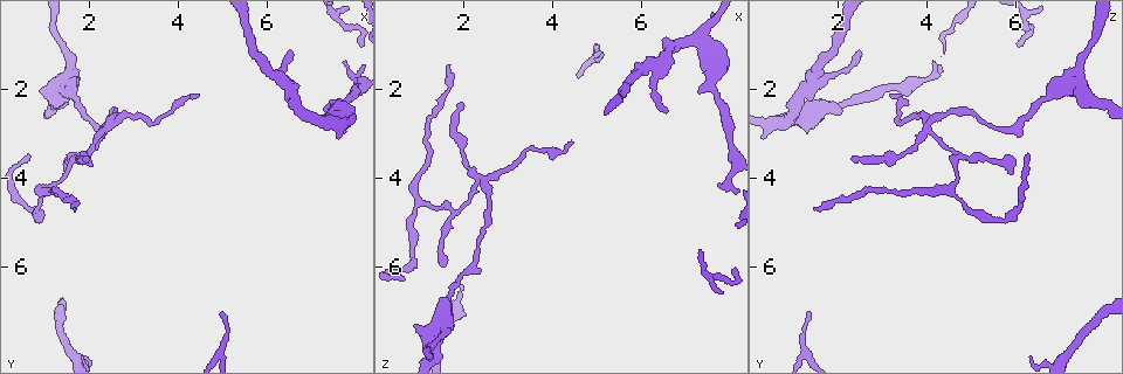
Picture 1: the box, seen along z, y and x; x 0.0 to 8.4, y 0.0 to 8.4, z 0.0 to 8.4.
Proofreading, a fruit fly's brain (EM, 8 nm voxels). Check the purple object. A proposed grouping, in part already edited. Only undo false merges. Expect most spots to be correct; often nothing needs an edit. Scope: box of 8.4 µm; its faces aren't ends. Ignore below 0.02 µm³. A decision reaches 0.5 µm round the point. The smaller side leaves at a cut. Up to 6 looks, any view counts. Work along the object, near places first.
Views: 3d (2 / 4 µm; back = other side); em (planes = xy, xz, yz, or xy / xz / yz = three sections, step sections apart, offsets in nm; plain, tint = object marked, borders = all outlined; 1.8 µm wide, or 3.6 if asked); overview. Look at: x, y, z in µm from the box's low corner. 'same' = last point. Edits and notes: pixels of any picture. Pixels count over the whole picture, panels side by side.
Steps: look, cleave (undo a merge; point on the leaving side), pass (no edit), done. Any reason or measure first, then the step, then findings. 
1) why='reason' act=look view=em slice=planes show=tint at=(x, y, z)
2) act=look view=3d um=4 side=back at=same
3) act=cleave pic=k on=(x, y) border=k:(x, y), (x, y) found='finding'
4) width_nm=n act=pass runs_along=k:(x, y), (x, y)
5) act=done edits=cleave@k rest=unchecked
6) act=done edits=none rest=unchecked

why='sharp bend' act=look view=3d um=4 at=(0.85, 4.95, 5.60)

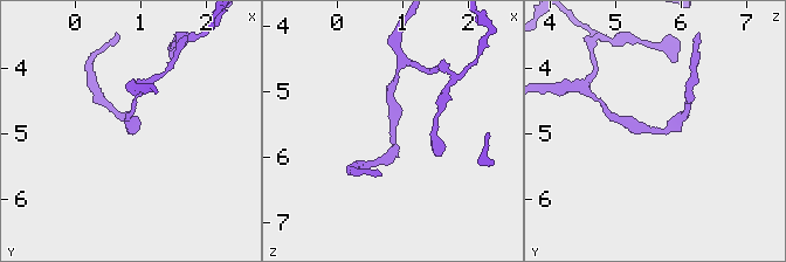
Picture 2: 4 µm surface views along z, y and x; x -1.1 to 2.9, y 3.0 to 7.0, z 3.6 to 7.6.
why='need the tissue' act=look view=em slice=planes show=tint at=(0.85, 4.90, 5.65)

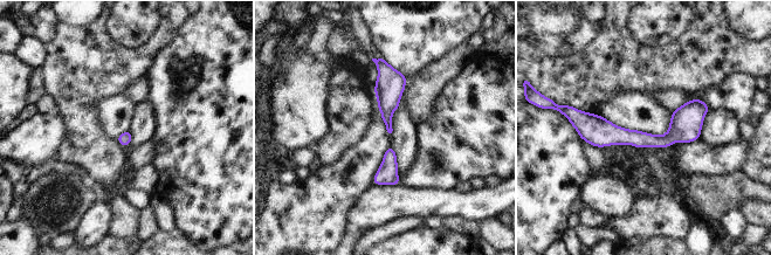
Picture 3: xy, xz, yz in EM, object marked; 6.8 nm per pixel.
width_nm=90 act=pass runs_along=3:(704, 108), (666, 140), (577, 125) found='one cell here'

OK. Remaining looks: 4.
why='three-way junction' act=look view=3d um=2 at=(1.55, 1.90, 7.30)

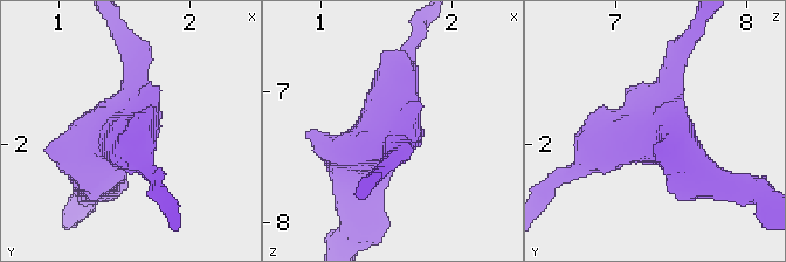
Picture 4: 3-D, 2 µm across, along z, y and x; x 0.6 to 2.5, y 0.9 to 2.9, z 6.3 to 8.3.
act=look view=em slice=xz step=4 show=tint at=(1.50, 1.94, 7.26)

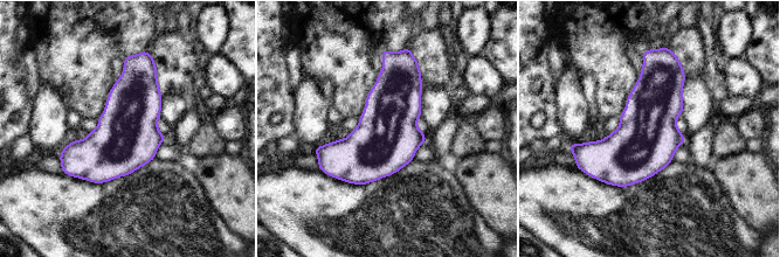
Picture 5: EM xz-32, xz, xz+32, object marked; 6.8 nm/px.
why='another direction' act=look view=em slice=planes show=borders at=same

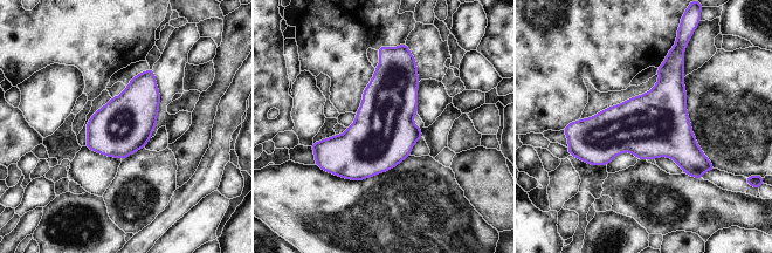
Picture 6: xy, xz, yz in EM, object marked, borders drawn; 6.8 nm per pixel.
act=pass found='one cell here'

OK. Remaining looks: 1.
act=done edits=none rest=unchecked

